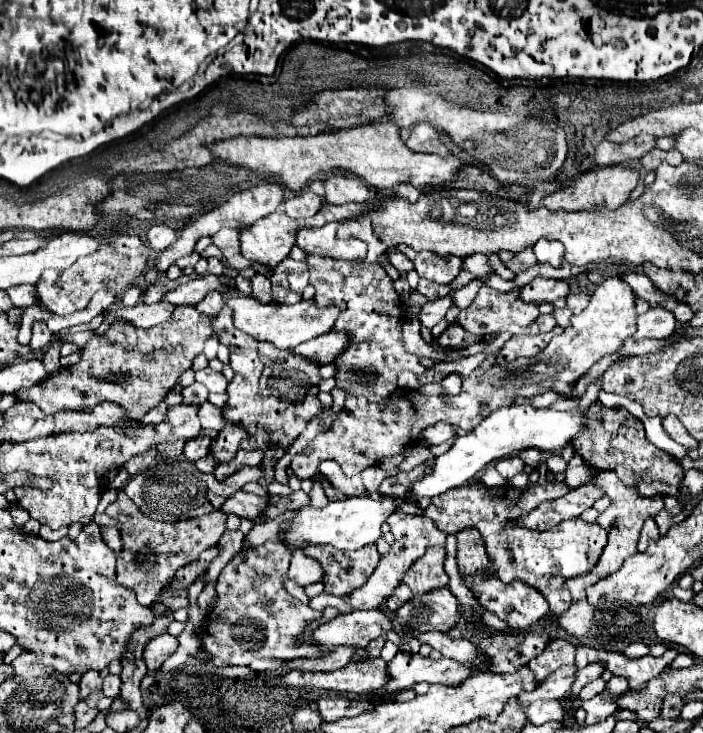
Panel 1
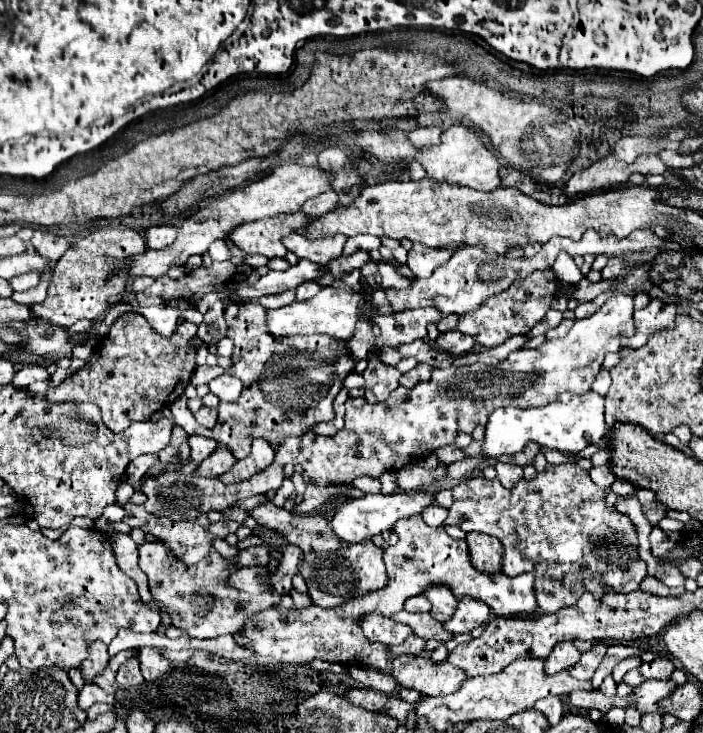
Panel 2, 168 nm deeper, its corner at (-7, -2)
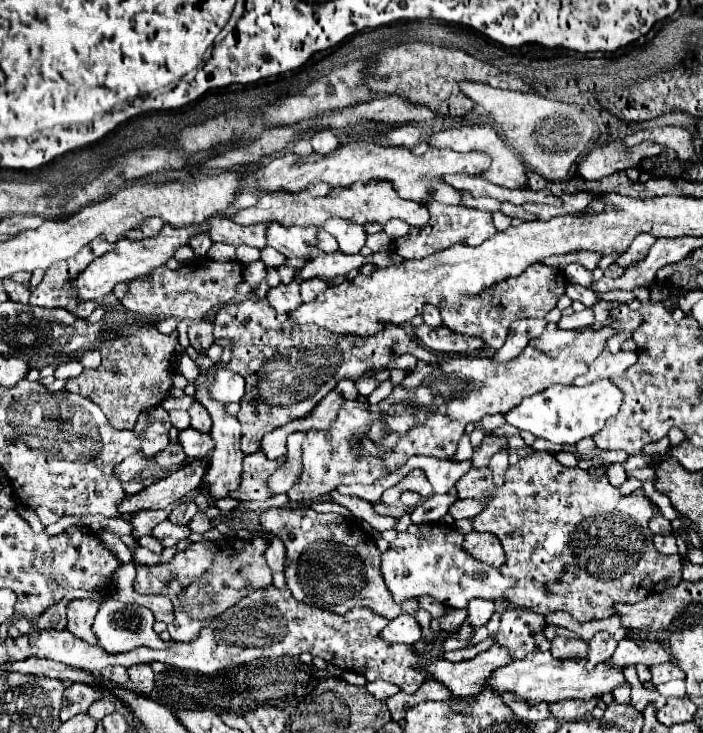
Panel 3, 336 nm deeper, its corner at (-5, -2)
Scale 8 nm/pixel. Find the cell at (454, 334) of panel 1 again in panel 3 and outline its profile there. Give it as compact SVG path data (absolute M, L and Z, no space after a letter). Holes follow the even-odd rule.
M421 324L413 328L413 334L429 350L439 354L473 354L483 348L483 340L479 340L477 336L463 336L451 332L447 326L427 328L427 324Z

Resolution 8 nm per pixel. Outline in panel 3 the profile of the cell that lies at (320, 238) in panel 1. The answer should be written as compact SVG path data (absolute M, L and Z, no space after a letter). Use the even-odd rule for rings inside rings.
M269 224L267 226L267 246L279 250L287 258L311 258L317 254L315 248L315 232L317 228L291 228L283 224Z

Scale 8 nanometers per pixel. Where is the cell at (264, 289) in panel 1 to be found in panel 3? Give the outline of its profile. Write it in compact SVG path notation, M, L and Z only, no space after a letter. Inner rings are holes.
M291 282L289 286L279 284L277 288L271 288L271 292L267 294L269 304L279 310L279 312L291 312L295 310L301 302L299 302L299 284Z

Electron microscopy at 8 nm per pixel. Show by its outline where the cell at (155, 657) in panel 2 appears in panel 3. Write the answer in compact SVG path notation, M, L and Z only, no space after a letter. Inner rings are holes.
M149 664L131 666L127 670L127 676L133 682L135 690L139 690L143 694L151 694L153 692L153 688L155 688L155 674L153 674L153 670L151 670Z

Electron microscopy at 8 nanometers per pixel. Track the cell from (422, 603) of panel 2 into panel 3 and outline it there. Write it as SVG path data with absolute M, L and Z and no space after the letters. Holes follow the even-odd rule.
M421 596L419 604L421 604L433 618L439 618L439 616L443 616L443 614L449 610L447 604L439 604L437 600L431 600L431 596Z

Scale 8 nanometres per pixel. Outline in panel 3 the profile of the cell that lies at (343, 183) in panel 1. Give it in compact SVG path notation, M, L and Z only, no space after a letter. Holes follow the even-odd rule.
M321 128L321 130L315 130L313 132L311 144L313 144L313 150L317 154L329 154L329 152L333 152L339 146L339 140L333 134L331 128Z

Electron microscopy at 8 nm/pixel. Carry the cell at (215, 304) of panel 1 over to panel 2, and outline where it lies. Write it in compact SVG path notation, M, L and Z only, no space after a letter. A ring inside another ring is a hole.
M217 300L203 316L203 322L199 324L199 332L197 336L207 344L217 344L221 338L225 338L225 332L227 332L227 324L225 324L225 318L223 318L223 302Z

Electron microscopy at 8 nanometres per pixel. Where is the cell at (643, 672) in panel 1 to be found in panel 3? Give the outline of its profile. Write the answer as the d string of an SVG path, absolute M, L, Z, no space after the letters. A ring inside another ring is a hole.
M667 662L667 664L659 664L659 666L651 666L651 674L653 674L653 684L659 686L659 684L665 684L669 680L683 680L683 670L677 668L677 664L673 662Z

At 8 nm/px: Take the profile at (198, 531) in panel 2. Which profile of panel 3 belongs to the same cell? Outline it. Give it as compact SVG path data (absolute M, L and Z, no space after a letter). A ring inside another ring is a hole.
M189 502L189 504L179 504L179 506L175 506L173 510L171 510L171 514L169 514L169 520L173 522L173 524L189 524L189 520L197 514L197 504L195 502Z

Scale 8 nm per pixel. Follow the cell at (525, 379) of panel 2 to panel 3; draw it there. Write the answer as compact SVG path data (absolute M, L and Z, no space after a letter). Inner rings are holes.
M591 328L545 330L537 340L527 344L515 360L497 362L489 356L463 356L441 358L437 364L417 362L417 366L407 372L403 384L399 384L389 396L389 404L425 408L425 424L395 438L391 456L387 456L387 468L395 468L395 464L403 466L411 456L419 454L431 458L453 458L457 442L465 432L465 424L479 422L487 414L505 414L521 404L523 398L543 392L553 384L573 384L573 380L585 374L589 364L605 350L605 342L613 334L613 328L601 328L597 332Z

